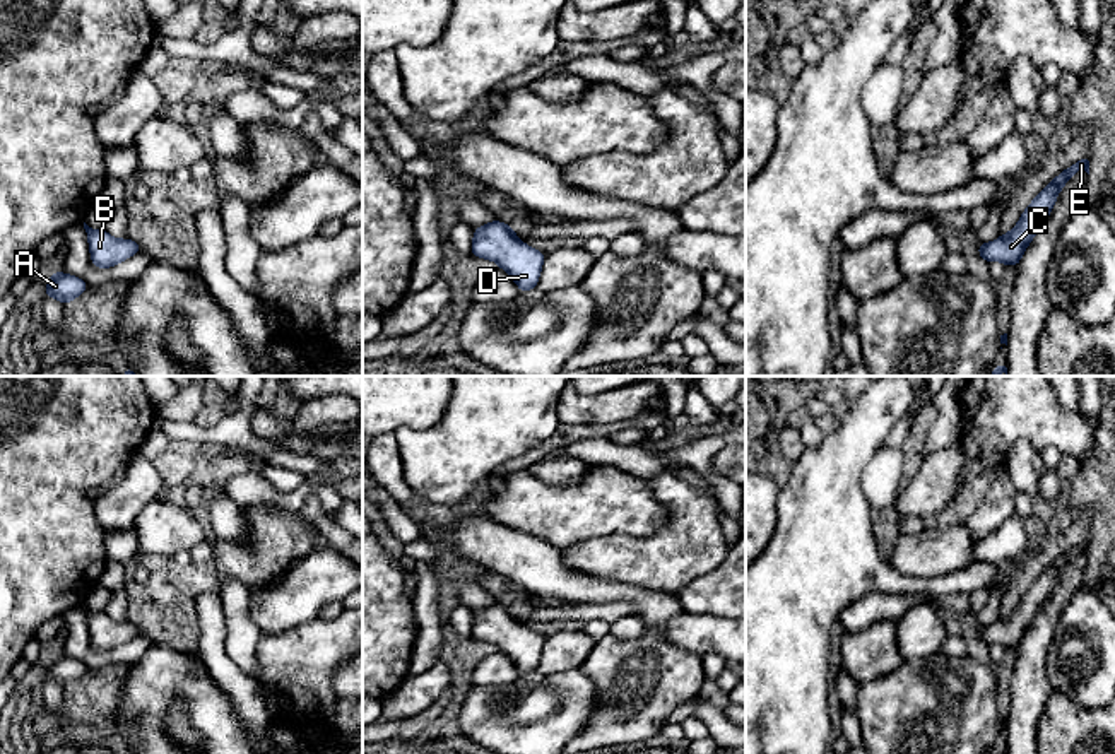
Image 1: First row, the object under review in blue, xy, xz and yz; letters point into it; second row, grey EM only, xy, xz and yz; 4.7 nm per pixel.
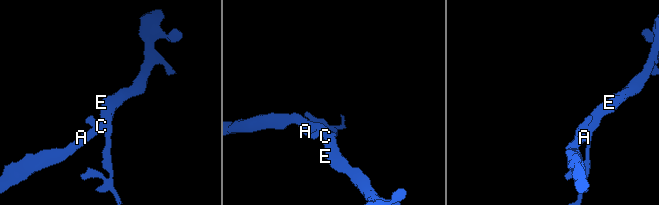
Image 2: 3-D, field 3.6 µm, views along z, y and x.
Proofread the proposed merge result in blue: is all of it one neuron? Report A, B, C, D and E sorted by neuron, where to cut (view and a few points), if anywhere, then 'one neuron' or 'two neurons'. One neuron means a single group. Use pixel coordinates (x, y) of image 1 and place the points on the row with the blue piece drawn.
groups A B C D E; cut none; one neuron

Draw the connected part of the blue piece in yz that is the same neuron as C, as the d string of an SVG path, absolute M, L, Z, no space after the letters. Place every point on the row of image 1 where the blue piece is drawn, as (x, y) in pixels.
M1081 159L1059 173L1052 183L1040 190L1023 210L1018 224L1007 234L1000 234L990 243L978 243L976 253L980 258L987 263L997 260L1006 267L1018 267L1024 250L1035 239L1041 224L1048 219L1060 190L1079 169L1084 169L1089 174L1089 161Z

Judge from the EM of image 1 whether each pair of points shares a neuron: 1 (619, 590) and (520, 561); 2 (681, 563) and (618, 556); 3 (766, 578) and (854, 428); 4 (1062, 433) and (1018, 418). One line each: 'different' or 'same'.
1: same
2: same
3: same
4: same

